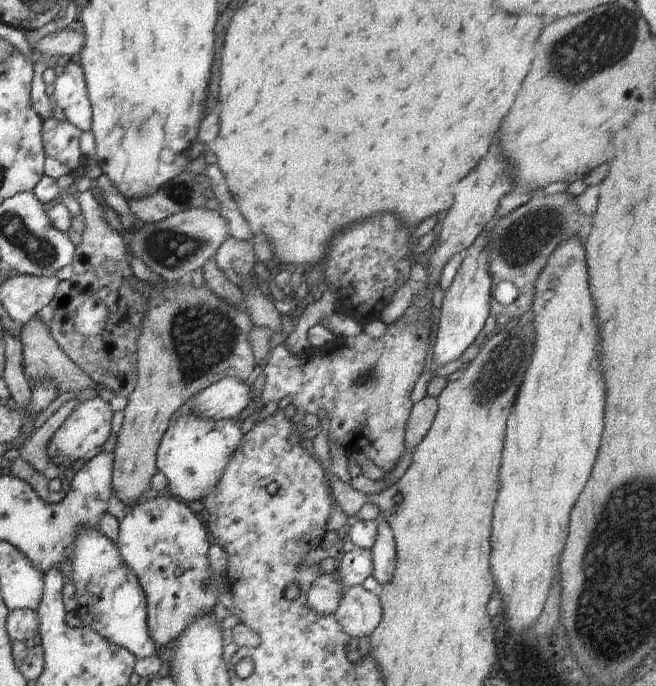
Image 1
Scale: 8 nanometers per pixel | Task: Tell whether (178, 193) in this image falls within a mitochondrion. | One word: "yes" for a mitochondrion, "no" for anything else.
yes

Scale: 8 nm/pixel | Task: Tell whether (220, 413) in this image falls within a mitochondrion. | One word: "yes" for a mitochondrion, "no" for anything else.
no

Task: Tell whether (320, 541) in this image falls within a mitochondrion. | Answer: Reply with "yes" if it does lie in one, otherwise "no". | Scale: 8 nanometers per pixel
no

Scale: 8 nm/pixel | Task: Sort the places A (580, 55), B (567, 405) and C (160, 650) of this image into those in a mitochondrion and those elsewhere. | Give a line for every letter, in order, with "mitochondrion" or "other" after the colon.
A: mitochondrion
B: other
C: other

